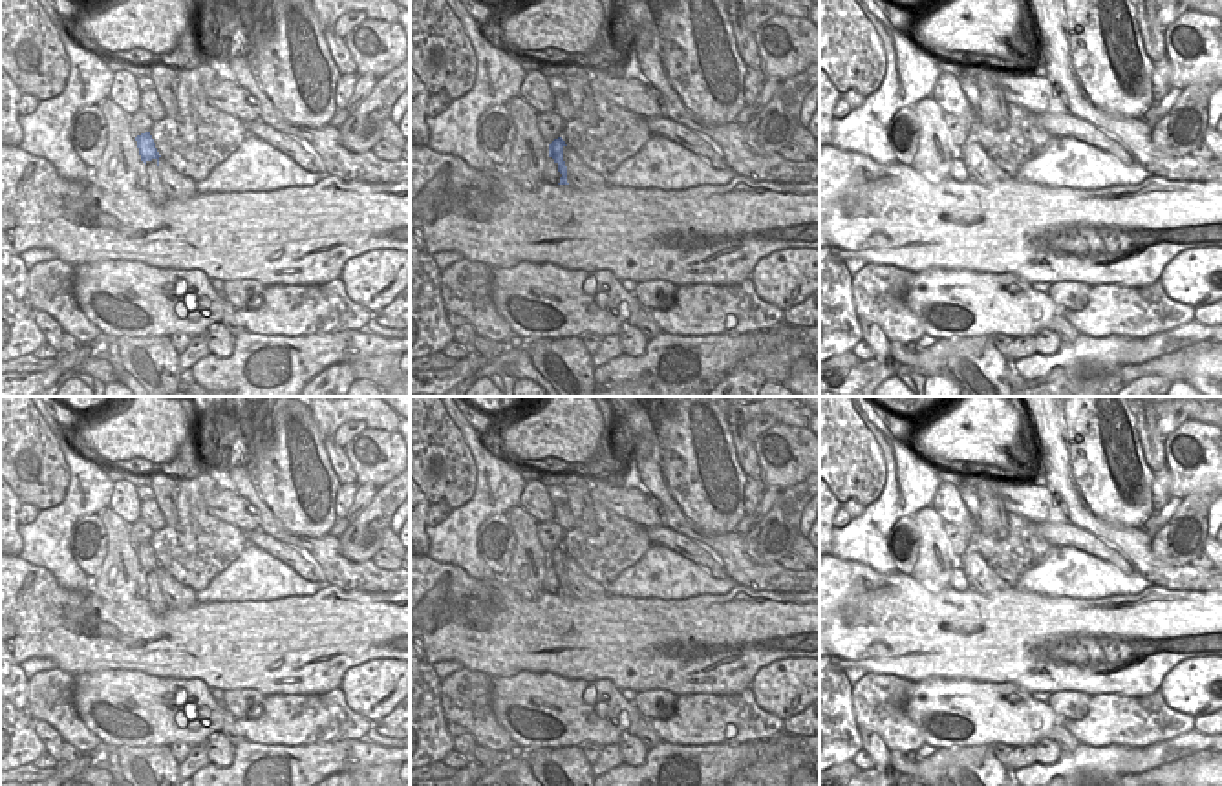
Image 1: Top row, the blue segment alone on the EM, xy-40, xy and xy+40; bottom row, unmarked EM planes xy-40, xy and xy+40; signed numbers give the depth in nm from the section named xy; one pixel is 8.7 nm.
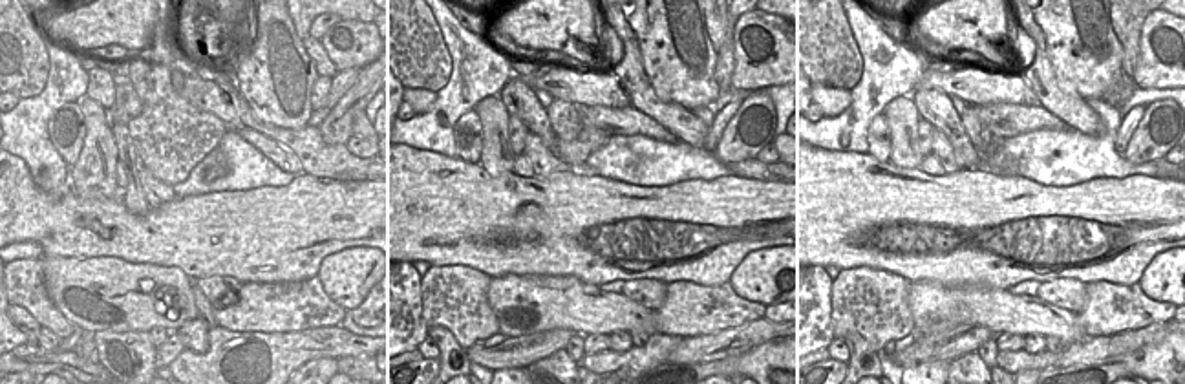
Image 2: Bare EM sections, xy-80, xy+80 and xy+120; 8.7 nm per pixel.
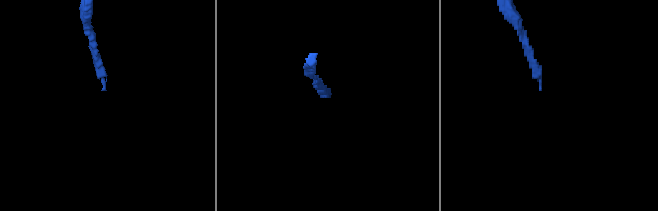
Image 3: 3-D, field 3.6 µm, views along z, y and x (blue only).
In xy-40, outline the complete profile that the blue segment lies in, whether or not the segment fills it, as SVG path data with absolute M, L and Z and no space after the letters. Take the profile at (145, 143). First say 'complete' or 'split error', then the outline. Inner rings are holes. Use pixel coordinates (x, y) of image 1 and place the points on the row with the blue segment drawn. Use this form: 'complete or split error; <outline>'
split error; M150 132L137 135L135 141L137 141L141 161L145 163L146 174L148 174L146 190L148 190L152 201L155 205L163 207L168 201L168 196L166 196L161 177L159 177L159 157L161 155L155 148L155 143L154 143Z

